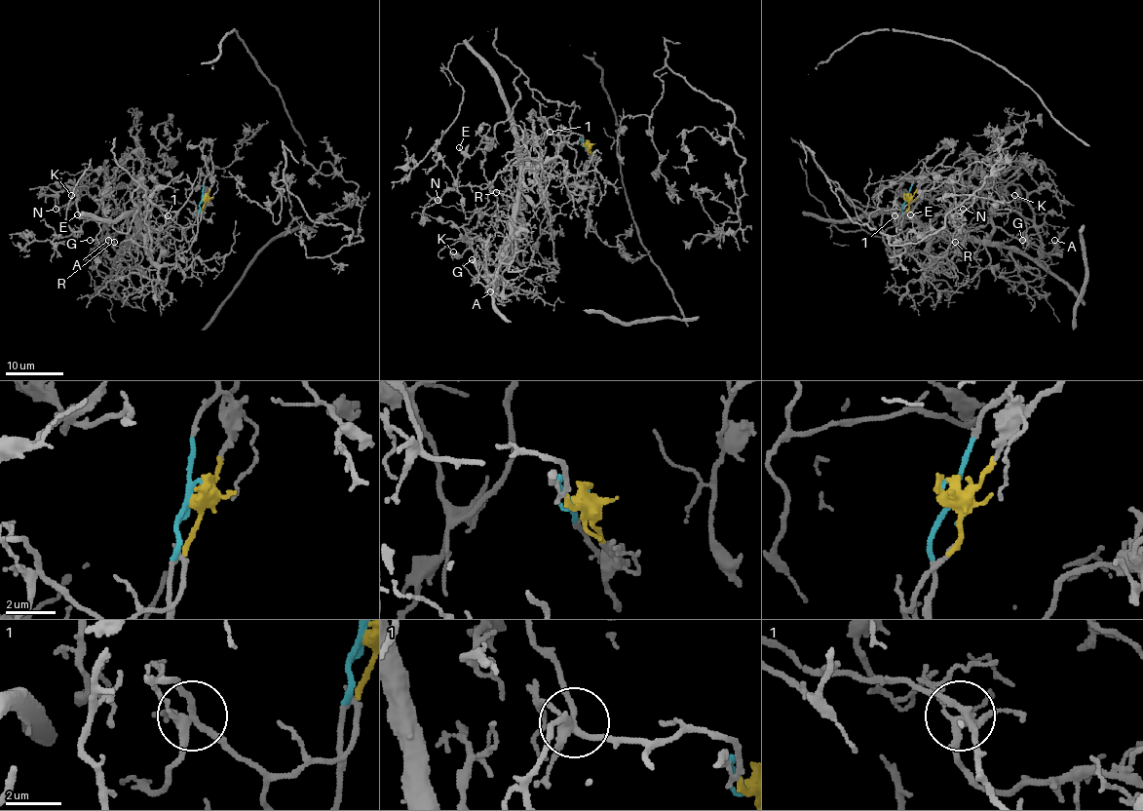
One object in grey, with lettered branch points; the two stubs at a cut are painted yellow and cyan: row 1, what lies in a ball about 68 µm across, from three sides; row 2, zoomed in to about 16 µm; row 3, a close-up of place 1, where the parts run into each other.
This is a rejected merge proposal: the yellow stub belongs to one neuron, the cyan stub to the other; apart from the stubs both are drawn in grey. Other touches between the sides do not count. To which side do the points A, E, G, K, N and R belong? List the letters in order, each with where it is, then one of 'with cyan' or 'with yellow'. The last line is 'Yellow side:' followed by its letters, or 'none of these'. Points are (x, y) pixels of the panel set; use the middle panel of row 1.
A: place (490, 291); with cyan
E: place (459, 147); with yellow
G: place (472, 259); with cyan
K: place (453, 251); with cyan
N: place (438, 200); with yellow
R: place (496, 192); with cyan
Yellow side: E, N

